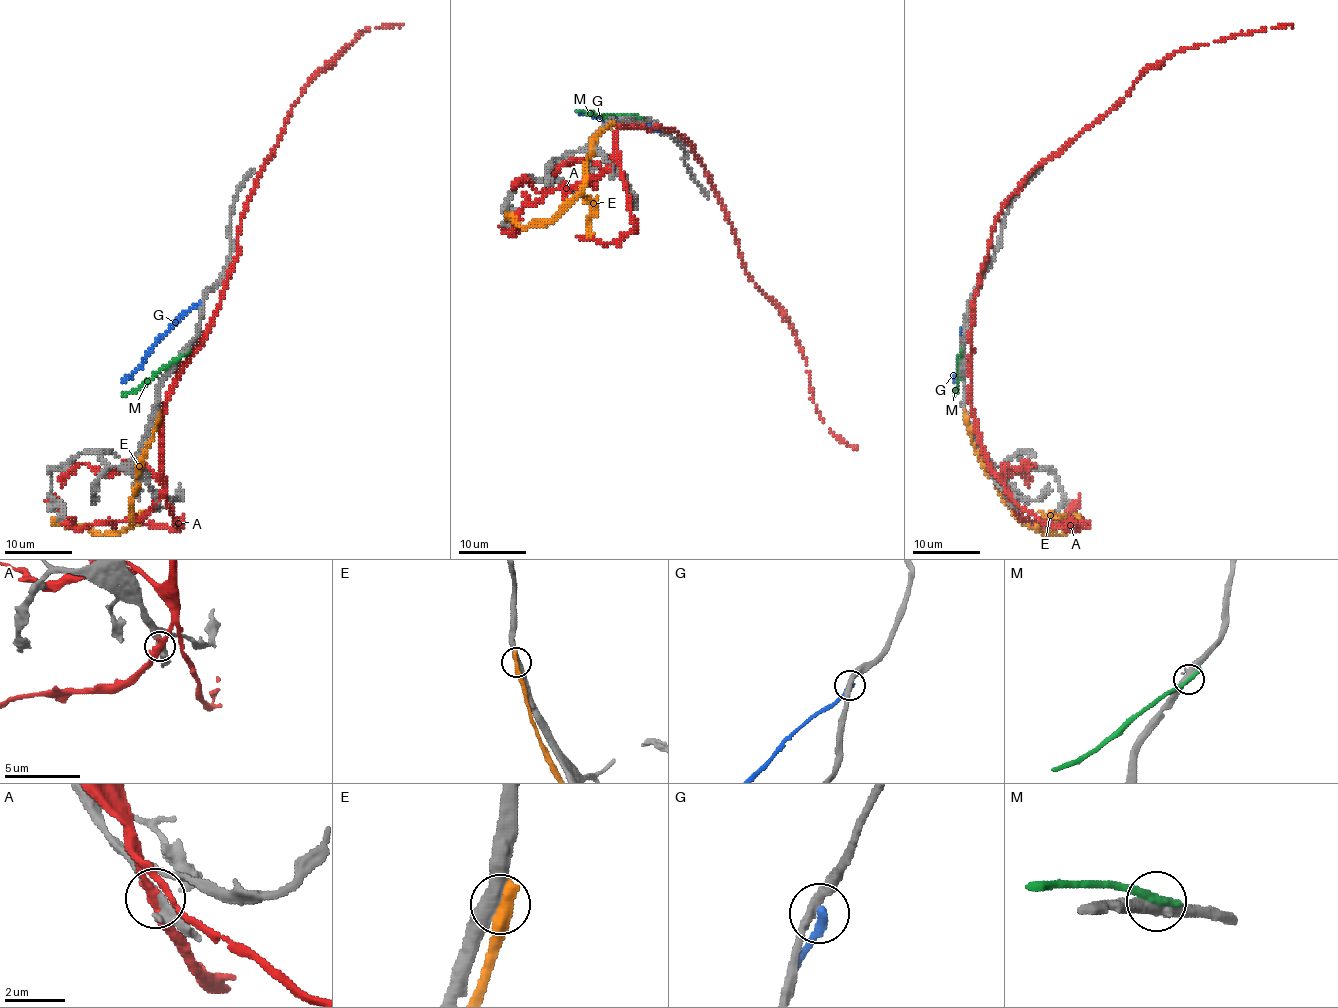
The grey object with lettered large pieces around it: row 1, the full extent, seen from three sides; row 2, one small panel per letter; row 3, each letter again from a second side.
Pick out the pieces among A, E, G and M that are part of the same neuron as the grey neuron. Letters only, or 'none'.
none

